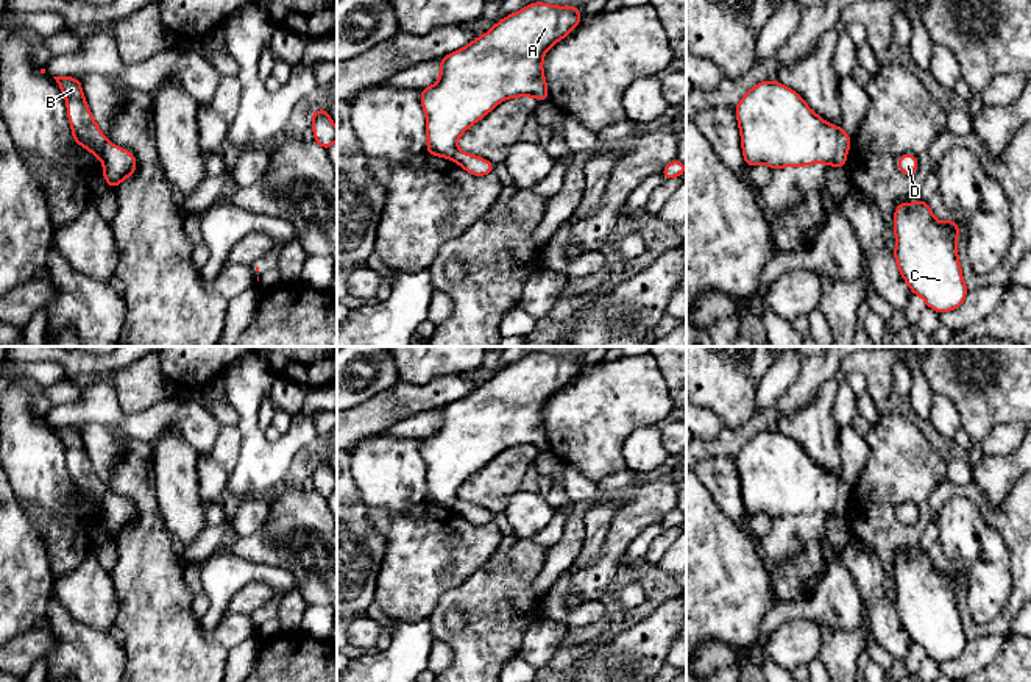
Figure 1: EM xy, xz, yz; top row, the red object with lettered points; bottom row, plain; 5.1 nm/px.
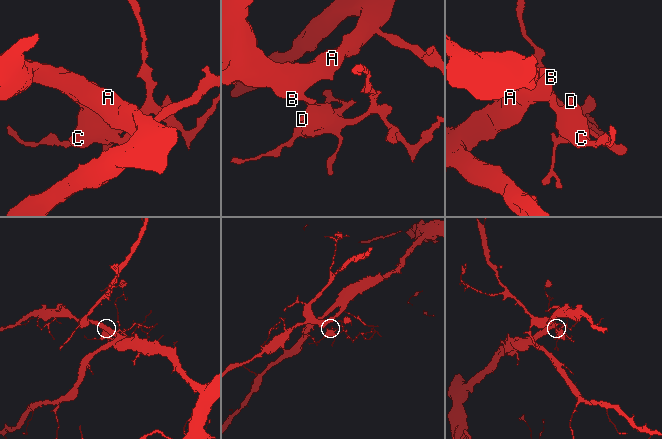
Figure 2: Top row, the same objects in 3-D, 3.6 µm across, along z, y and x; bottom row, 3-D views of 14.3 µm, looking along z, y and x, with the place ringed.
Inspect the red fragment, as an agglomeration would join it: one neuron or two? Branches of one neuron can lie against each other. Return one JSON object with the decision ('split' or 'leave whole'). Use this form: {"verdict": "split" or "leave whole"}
{"verdict": "split"}

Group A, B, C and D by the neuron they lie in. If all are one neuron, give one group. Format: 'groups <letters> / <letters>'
groups A B / C D

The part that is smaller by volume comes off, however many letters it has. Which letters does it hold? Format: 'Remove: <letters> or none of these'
Remove: C, D

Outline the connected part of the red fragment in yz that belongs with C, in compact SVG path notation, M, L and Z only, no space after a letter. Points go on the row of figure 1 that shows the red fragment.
M923 198L897 203L894 214L895 264L912 295L939 314L958 309L967 295L958 259L959 225L937 222Z

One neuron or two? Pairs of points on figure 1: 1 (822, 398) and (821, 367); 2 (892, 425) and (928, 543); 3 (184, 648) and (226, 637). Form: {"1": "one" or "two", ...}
{"1": "two", "2": "two", "3": "two"}

